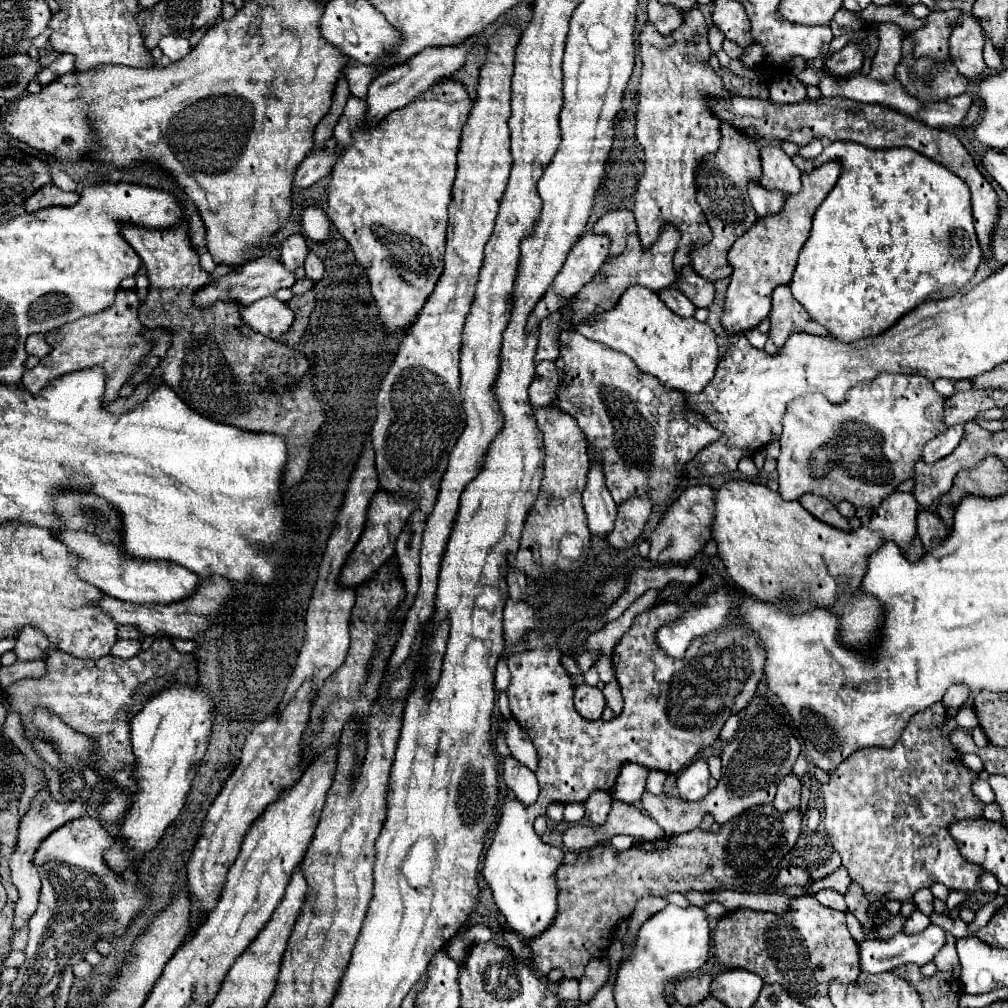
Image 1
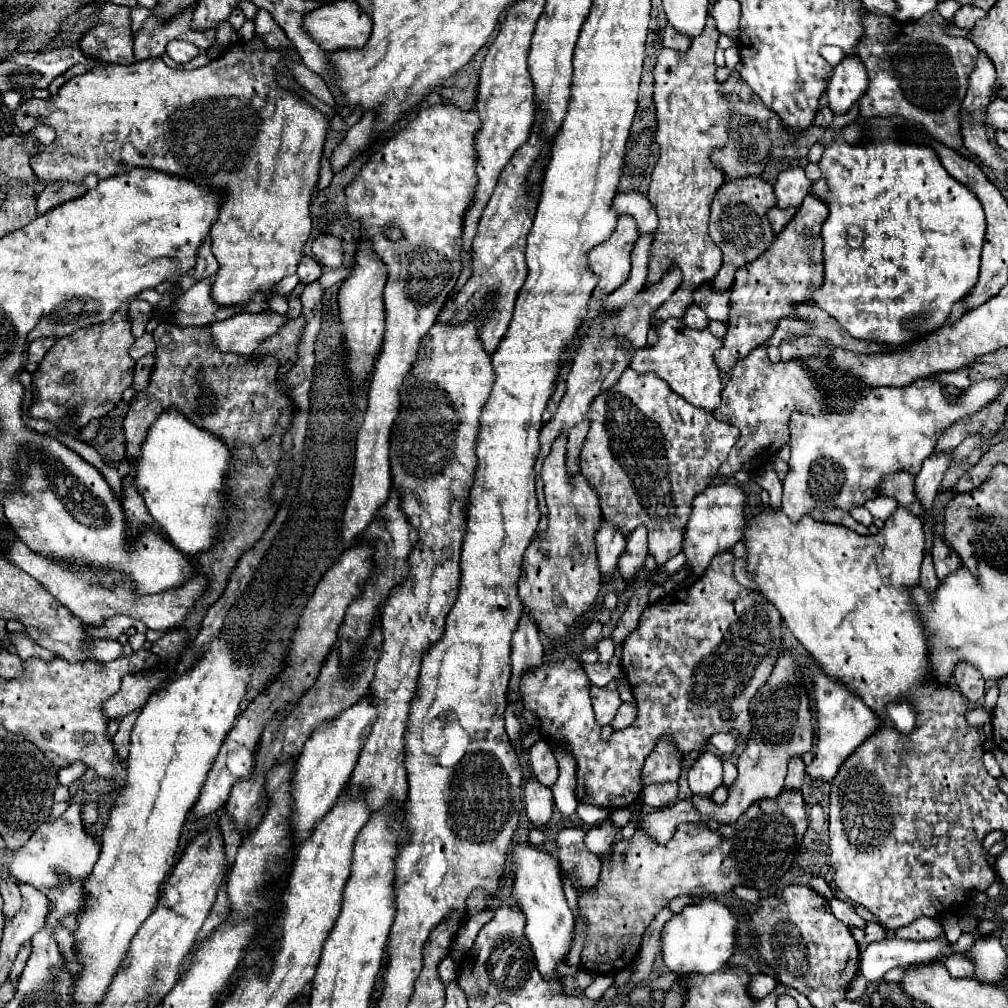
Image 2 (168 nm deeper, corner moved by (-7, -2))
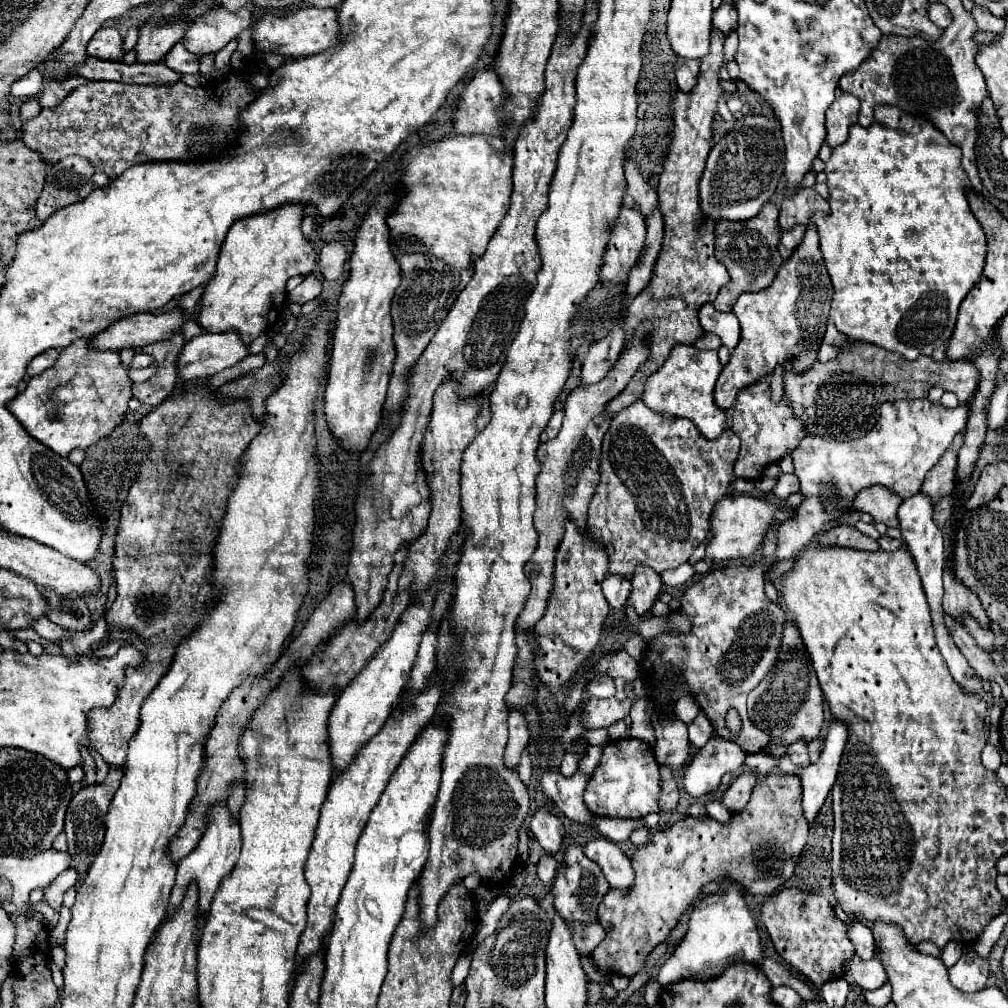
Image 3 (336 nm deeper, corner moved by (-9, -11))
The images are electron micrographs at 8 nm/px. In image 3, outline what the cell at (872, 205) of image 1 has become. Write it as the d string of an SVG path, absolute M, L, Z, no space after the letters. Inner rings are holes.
M879 105L875 109L875 121L871 127L863 129L861 125L853 125L847 141L833 149L831 159L825 163L825 175L827 175L827 185L829 185L831 213L818 211L811 218L811 222L819 229L821 253L823 253L823 259L825 259L825 265L827 265L827 271L829 271L829 277L831 277L833 289L835 289L833 301L831 301L833 323L849 339L879 345L887 351L901 353L907 359L917 359L919 355L931 355L939 345L943 345L951 339L951 333L953 333L953 327L957 321L957 309L959 309L961 301L967 297L967 293L973 289L973 285L977 285L977 279L981 279L981 269L985 267L987 237L985 237L985 231L981 229L977 217L971 213L967 197L965 197L965 191L971 185L969 185L969 179L965 177L965 171L961 169L961 149L957 149L957 145L949 143L947 137L941 131L937 131L931 123L915 121L911 115L905 115L897 107Z

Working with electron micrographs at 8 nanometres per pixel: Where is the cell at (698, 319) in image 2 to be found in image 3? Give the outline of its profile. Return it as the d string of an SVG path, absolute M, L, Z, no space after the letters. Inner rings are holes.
M703 333L697 341L695 341L695 347L697 349L717 349L721 345L721 339L713 333Z

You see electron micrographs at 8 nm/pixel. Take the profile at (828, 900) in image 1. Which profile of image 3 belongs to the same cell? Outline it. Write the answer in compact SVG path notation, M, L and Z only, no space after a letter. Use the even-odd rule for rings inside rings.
M857 921L845 923L847 925L847 935L855 945L855 953L861 959L871 959L875 955L875 941L873 941L873 933L867 925L861 925Z

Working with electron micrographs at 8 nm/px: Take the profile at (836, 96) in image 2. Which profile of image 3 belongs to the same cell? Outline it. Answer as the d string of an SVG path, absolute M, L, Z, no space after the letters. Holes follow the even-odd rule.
M841 91L833 105L827 109L827 143L831 147L841 145L847 139L849 127L857 123L859 101L851 93Z

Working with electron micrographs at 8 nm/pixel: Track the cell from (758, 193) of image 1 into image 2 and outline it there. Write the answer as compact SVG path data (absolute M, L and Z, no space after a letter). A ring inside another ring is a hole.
M771 208L771 212L767 214L769 222L771 222L771 228L775 234L779 234L795 216L795 208L787 208L787 210L781 210L781 208Z

